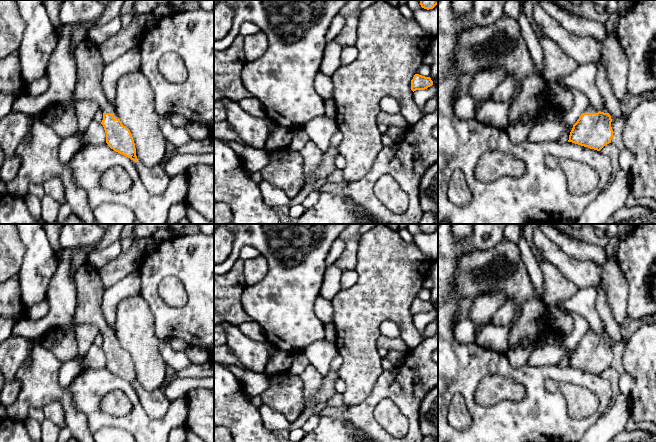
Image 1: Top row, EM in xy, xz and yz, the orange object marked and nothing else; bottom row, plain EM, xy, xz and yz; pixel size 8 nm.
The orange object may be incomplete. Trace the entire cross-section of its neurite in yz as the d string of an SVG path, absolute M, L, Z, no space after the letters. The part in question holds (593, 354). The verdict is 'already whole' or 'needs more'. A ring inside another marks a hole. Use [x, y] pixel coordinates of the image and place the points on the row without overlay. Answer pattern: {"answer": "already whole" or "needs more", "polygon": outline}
{"answer": "needs more", "polygon": "M589 328L573 349L568 366L600 375L611 367L613 361L611 346L606 331L601 336Z"}

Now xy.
{"answer": "needs more", "polygon": "M89 262L83 263L74 273L77 287L77 306L74 314L74 329L55 328L48 331L41 343L62 363L79 357L76 327L80 324L95 325L103 336L101 348L106 357L106 367L114 375L137 385L135 367L130 354L122 348L115 332L106 322L102 311L105 287L98 270Z"}

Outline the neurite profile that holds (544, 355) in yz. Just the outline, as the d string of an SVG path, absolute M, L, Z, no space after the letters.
M564 309L561 310L572 316L574 320L574 328L572 332L563 339L563 345L560 347L541 342L530 355L527 362L528 365L549 366L558 364L568 351L577 346L583 335L589 330L589 324L583 317L574 312Z

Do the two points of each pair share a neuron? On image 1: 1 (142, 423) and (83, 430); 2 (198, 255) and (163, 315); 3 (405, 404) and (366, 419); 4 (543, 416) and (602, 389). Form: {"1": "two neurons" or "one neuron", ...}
{"1": "two neurons", "2": "one neuron", "3": "one neuron", "4": "one neuron"}

